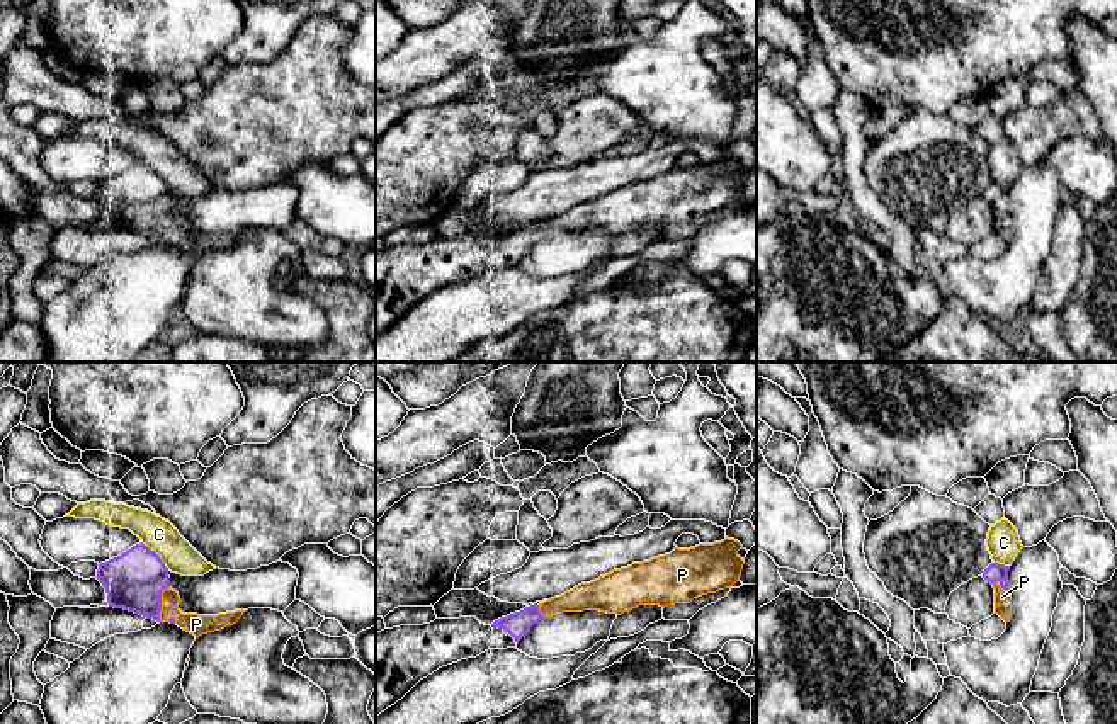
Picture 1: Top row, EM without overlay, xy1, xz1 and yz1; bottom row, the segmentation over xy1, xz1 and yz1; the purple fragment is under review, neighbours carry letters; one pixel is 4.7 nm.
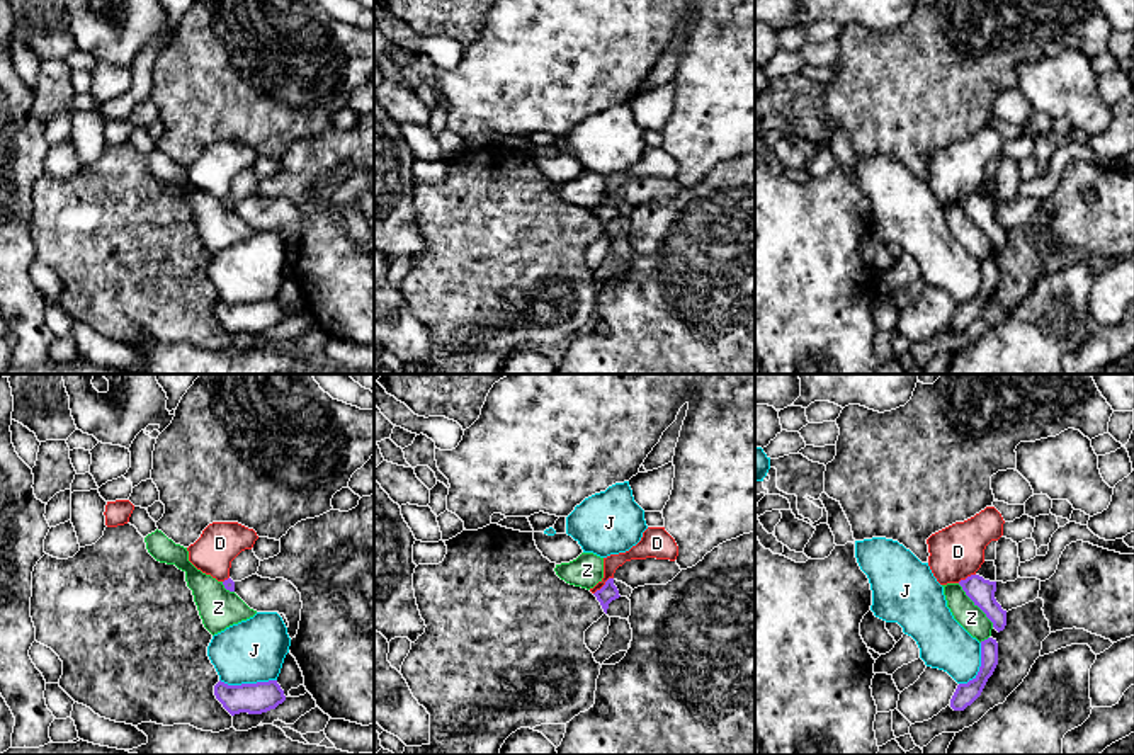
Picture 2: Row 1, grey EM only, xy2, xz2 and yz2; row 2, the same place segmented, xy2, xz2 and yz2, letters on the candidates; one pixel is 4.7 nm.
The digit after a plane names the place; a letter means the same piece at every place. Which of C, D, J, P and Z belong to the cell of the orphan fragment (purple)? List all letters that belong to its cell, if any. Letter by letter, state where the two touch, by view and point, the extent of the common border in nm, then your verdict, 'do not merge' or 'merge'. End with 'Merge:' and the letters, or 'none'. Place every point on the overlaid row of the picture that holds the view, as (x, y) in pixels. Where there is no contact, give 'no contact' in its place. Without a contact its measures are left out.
C: contact xy1 (157, 554); length 190 nm; do not merge
D: contact xz2 (604, 585); length 130 nm; do not merge
J: contact xy2 (249, 684); length 280 nm; do not merge
P: contact xy1 (160, 604); length 170 nm; merge
Z: contact yz2 (976, 604); length 260 nm; do not merge
Merge: P

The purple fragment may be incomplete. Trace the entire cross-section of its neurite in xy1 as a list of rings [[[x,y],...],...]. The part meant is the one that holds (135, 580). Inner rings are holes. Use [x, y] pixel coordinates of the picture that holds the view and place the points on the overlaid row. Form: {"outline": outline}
{"outline": [[[143,542],[100,563],[95,578],[105,588],[109,607],[124,608],[156,622],[177,624],[196,637],[236,624],[245,612],[182,614],[179,610],[180,597],[168,586],[168,568]]]}

